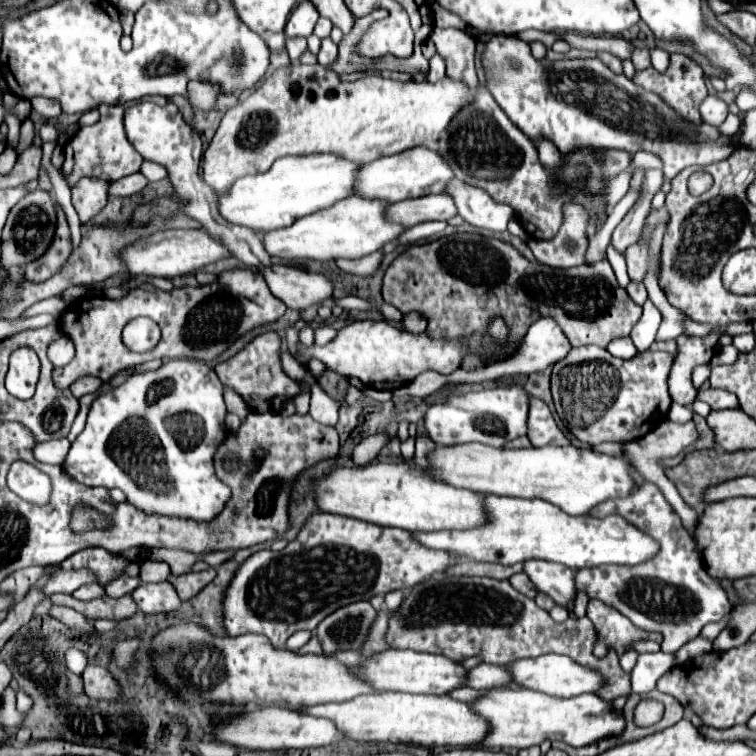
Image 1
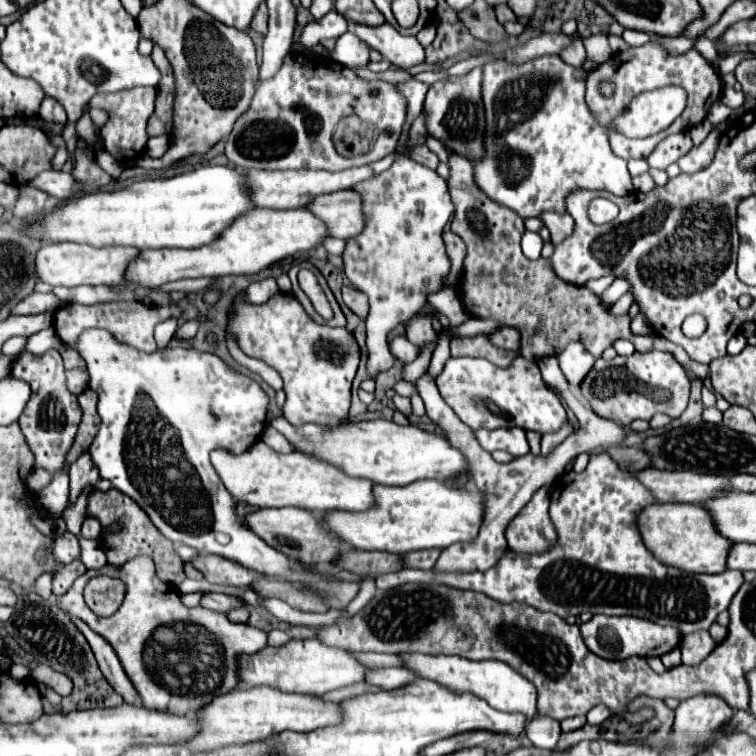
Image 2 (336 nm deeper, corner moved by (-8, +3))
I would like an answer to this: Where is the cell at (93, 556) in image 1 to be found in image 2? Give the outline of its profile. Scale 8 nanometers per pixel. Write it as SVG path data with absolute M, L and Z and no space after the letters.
M86 519L84 521L84 525L82 525L82 529L80 529L80 537L84 537L84 539L98 539L100 537L100 525L98 525L98 521L96 519Z

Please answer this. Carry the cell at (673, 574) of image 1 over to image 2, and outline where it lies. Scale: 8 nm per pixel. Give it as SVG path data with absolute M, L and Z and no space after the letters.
M592 453L590 463L582 473L566 473L552 485L550 495L550 517L558 531L558 543L540 555L516 555L510 549L506 557L502 557L496 567L488 571L472 571L472 573L442 573L438 569L402 569L394 575L382 575L376 579L378 589L392 589L396 585L412 583L444 583L456 589L472 589L480 591L500 603L526 603L540 611L550 611L566 619L568 615L580 615L584 611L592 615L632 615L642 617L658 625L670 625L678 629L682 635L708 631L716 621L718 613L726 611L732 597L744 583L740 571L724 571L720 575L696 575L682 571L678 567L664 565L654 557L652 551L642 541L640 529L636 527L636 517L648 505L654 505L656 497L650 489L646 489L634 473L628 473L616 465L616 461L606 453Z

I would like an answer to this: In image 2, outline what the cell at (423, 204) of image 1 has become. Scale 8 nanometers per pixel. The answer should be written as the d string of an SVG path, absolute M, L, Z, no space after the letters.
M358 191L332 193L332 197L316 197L316 201L312 201L312 205L306 209L312 209L312 213L316 213L316 217L322 221L328 221L328 225L332 225L332 235L340 239L356 237L364 231L366 225L362 197Z

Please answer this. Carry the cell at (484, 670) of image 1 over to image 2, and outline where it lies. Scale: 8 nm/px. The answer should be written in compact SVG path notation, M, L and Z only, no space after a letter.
M388 667L388 669L372 669L366 675L366 683L378 685L378 687L382 687L386 691L408 685L410 681L416 681L416 679L420 679L420 677L414 675L412 671L404 669L404 667L398 667L398 669L392 669L392 667Z

